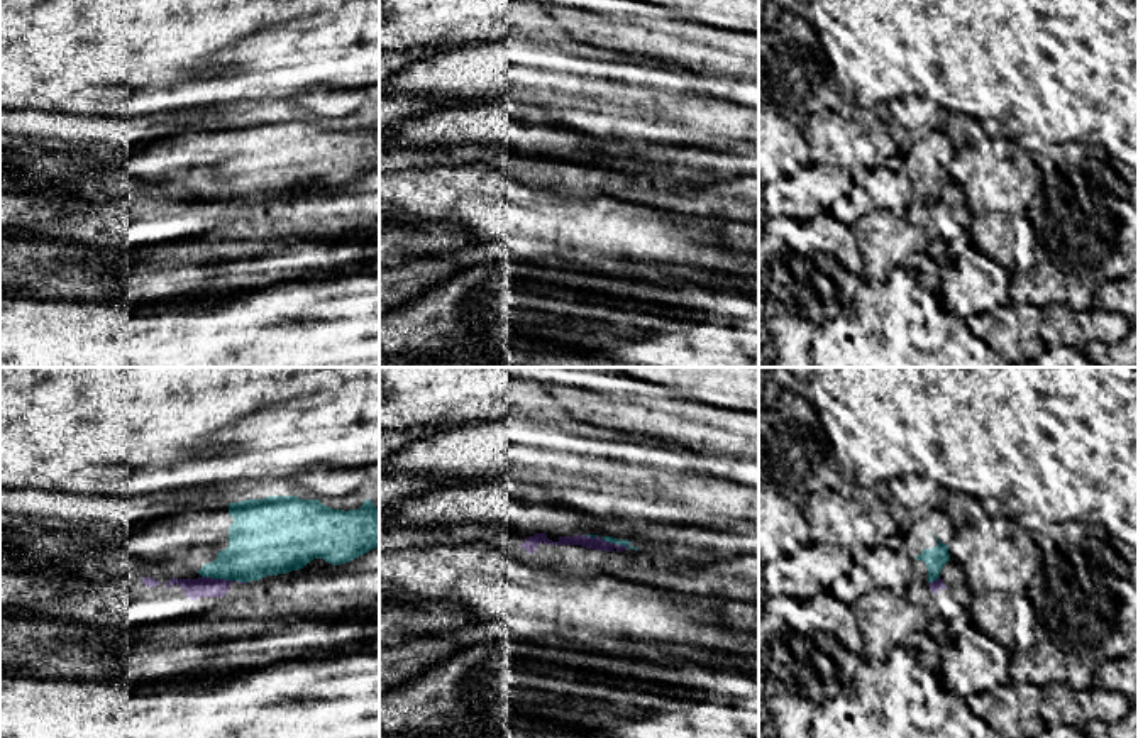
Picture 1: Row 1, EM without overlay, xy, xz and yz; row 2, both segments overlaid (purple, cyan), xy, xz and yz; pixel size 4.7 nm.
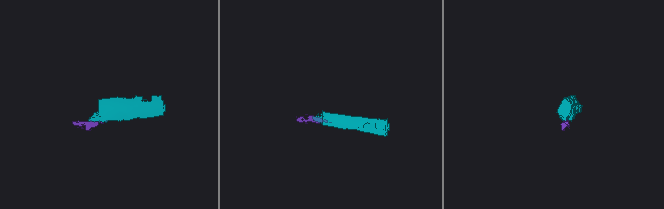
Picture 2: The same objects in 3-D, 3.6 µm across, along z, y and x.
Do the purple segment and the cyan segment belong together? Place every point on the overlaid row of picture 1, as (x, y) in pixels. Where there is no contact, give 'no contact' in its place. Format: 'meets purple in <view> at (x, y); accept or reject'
meets purple in xy at (217, 579); reject

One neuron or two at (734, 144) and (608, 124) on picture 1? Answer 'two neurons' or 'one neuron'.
one neuron

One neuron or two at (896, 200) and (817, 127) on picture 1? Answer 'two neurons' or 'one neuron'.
one neuron

